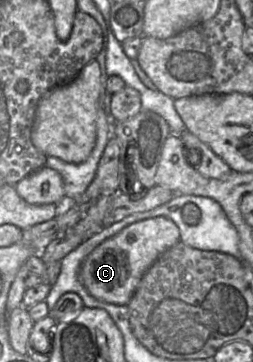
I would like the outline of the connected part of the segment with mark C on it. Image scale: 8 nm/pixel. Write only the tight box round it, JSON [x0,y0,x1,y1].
[80,216,180,305]

